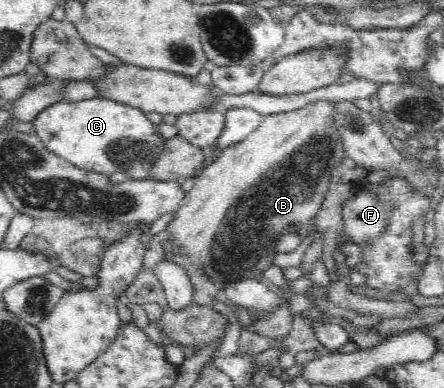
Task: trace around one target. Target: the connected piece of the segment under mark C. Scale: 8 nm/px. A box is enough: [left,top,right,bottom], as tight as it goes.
[33,98,167,180]

